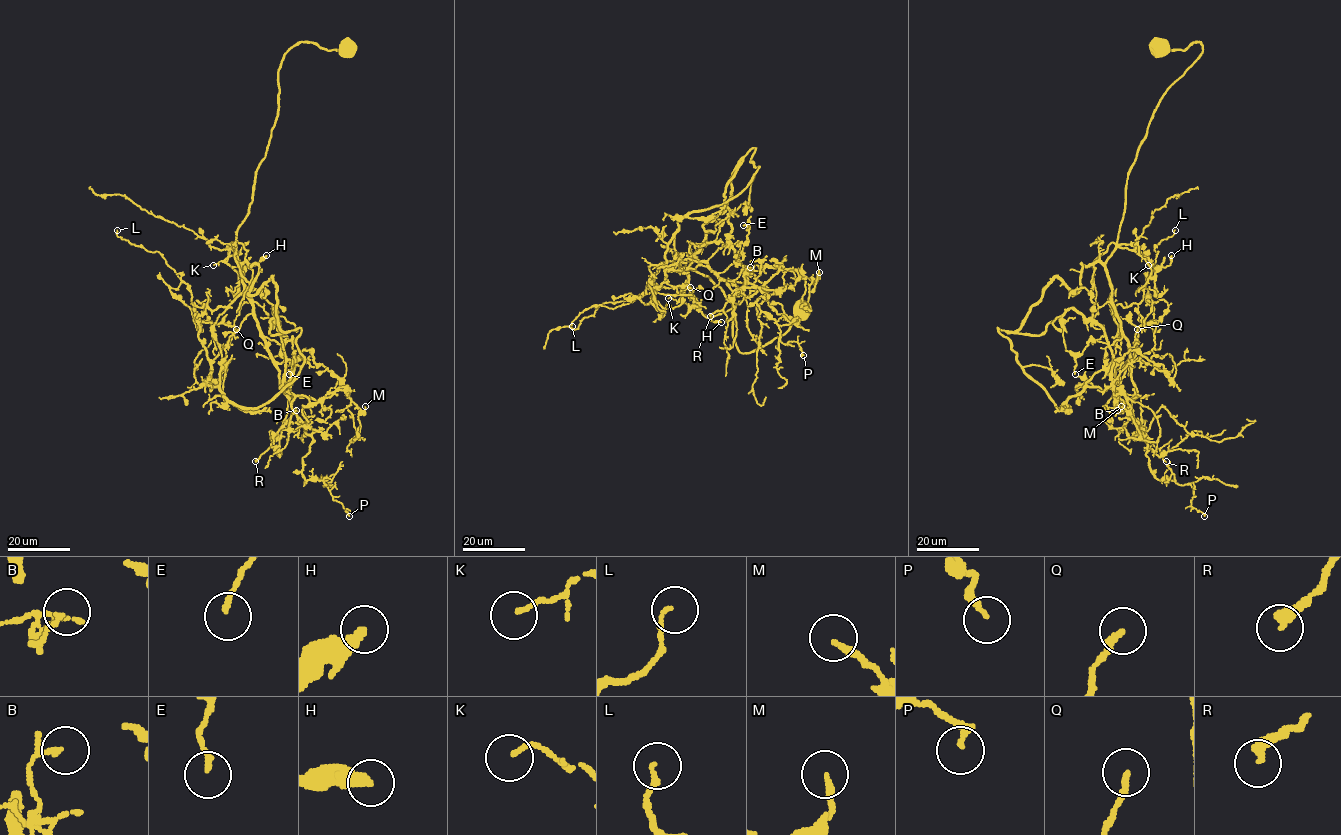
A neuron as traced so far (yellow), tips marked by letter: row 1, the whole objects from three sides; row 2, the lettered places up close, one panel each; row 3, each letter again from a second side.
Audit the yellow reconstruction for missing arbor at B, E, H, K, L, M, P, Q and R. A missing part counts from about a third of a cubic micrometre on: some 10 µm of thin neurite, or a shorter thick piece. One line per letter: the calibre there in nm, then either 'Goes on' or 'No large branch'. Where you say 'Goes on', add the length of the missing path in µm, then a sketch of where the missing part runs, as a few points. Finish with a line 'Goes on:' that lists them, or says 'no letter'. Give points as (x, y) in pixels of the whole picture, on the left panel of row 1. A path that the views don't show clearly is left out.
B: Thickness 140 nm. No large branch
E: Thickness 150 nm. No large branch
H: Thickness 380 nm. No large branch
K: Thickness 120 nm. No large branch
L: Thickness 120 nm. No large branch
M: Thickness 200 nm. No large branch
P: Thickness 200 nm. No large branch
Q: Thickness 190 nm. No large branch
R: Thickness 320 nm. No large branch
Goes on: no letter

